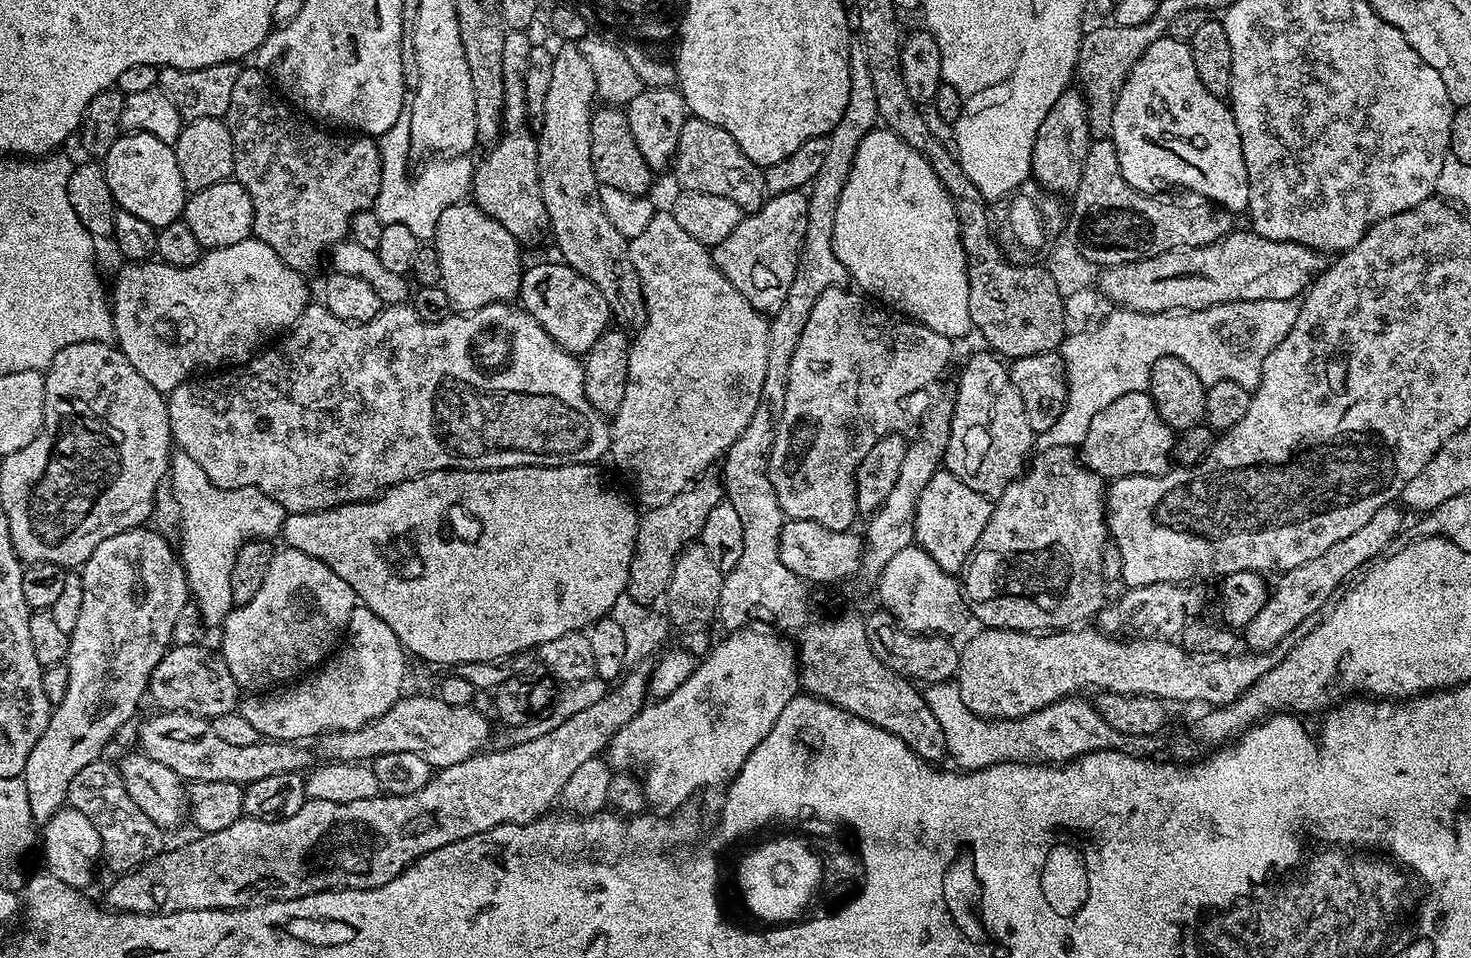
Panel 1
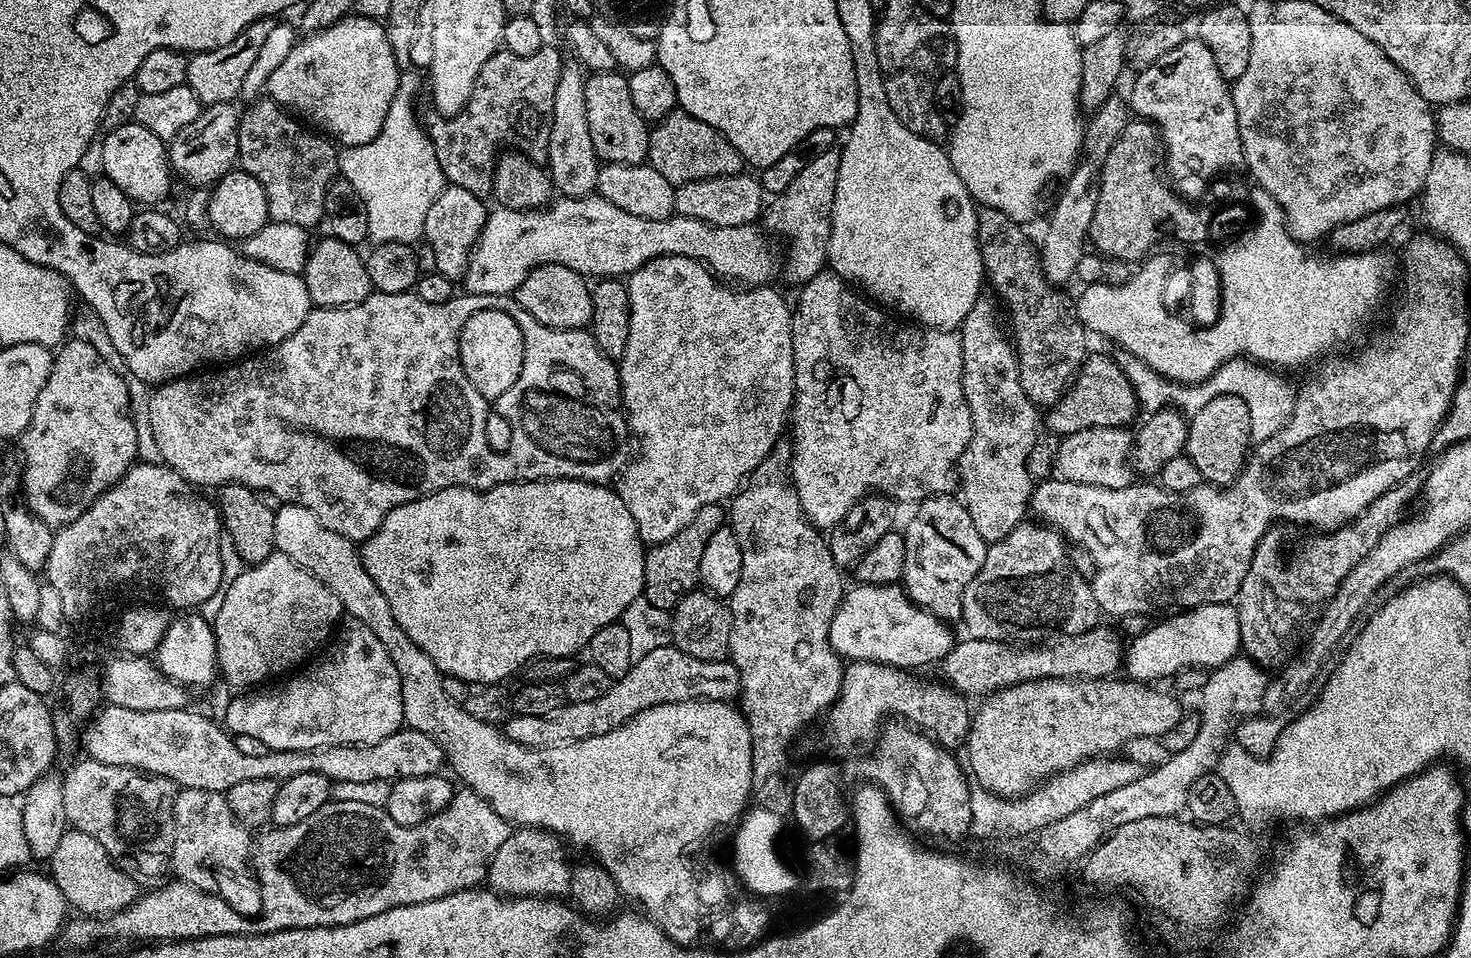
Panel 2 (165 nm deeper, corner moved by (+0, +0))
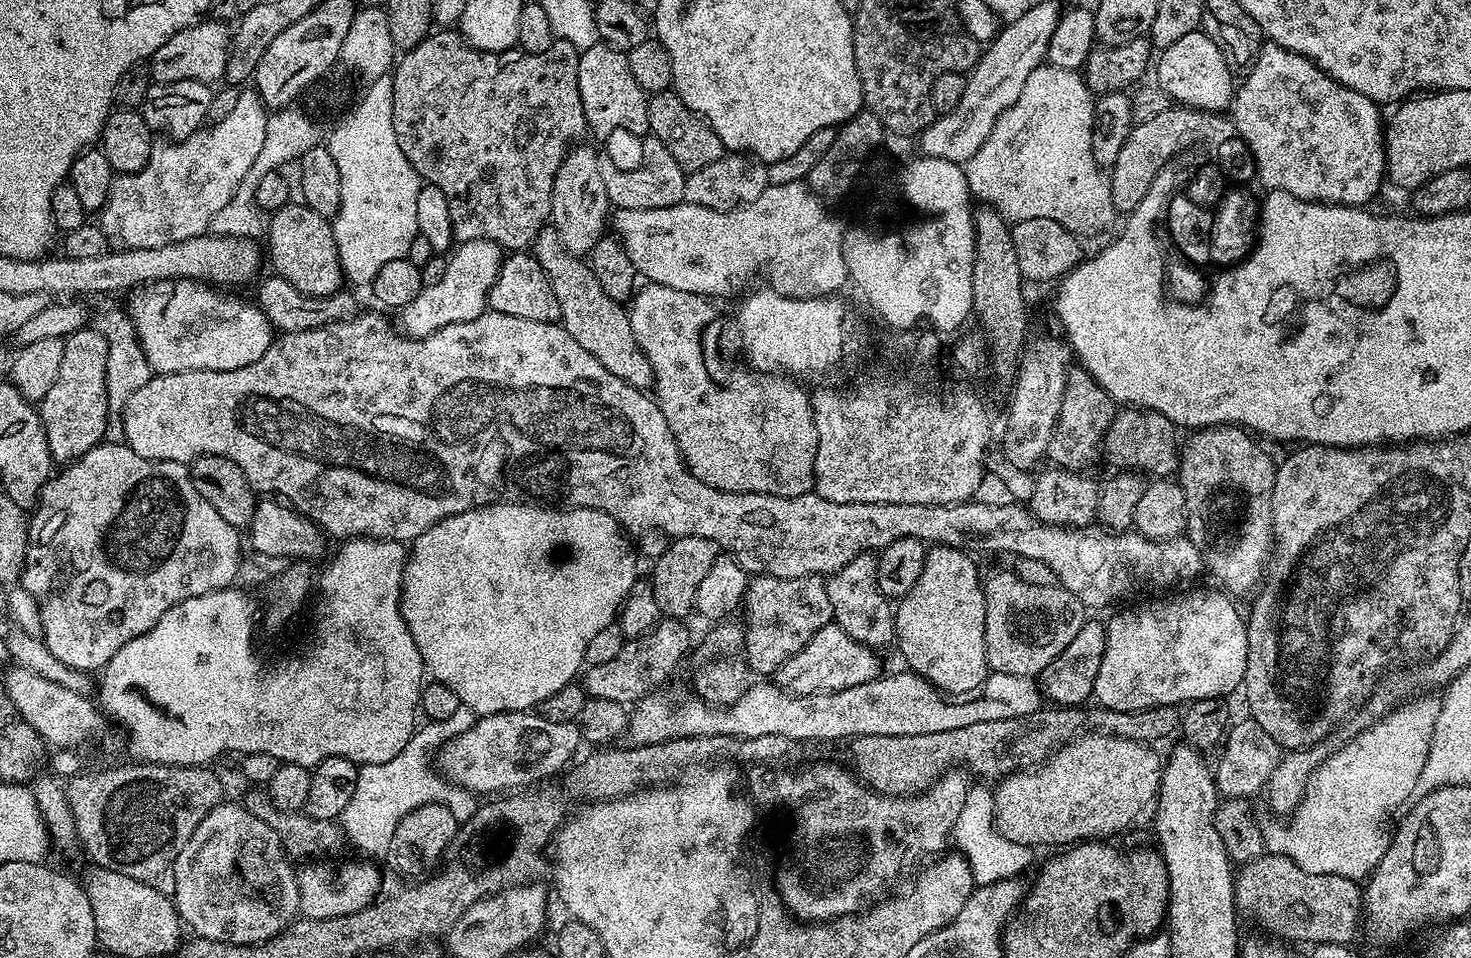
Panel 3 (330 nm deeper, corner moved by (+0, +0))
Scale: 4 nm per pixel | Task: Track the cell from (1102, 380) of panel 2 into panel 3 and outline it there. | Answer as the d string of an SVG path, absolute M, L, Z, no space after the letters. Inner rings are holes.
M1128 406L1117 411L1104 431L1103 455L1116 470L1131 470L1148 478L1168 478L1180 467L1178 429L1157 412L1139 406Z

